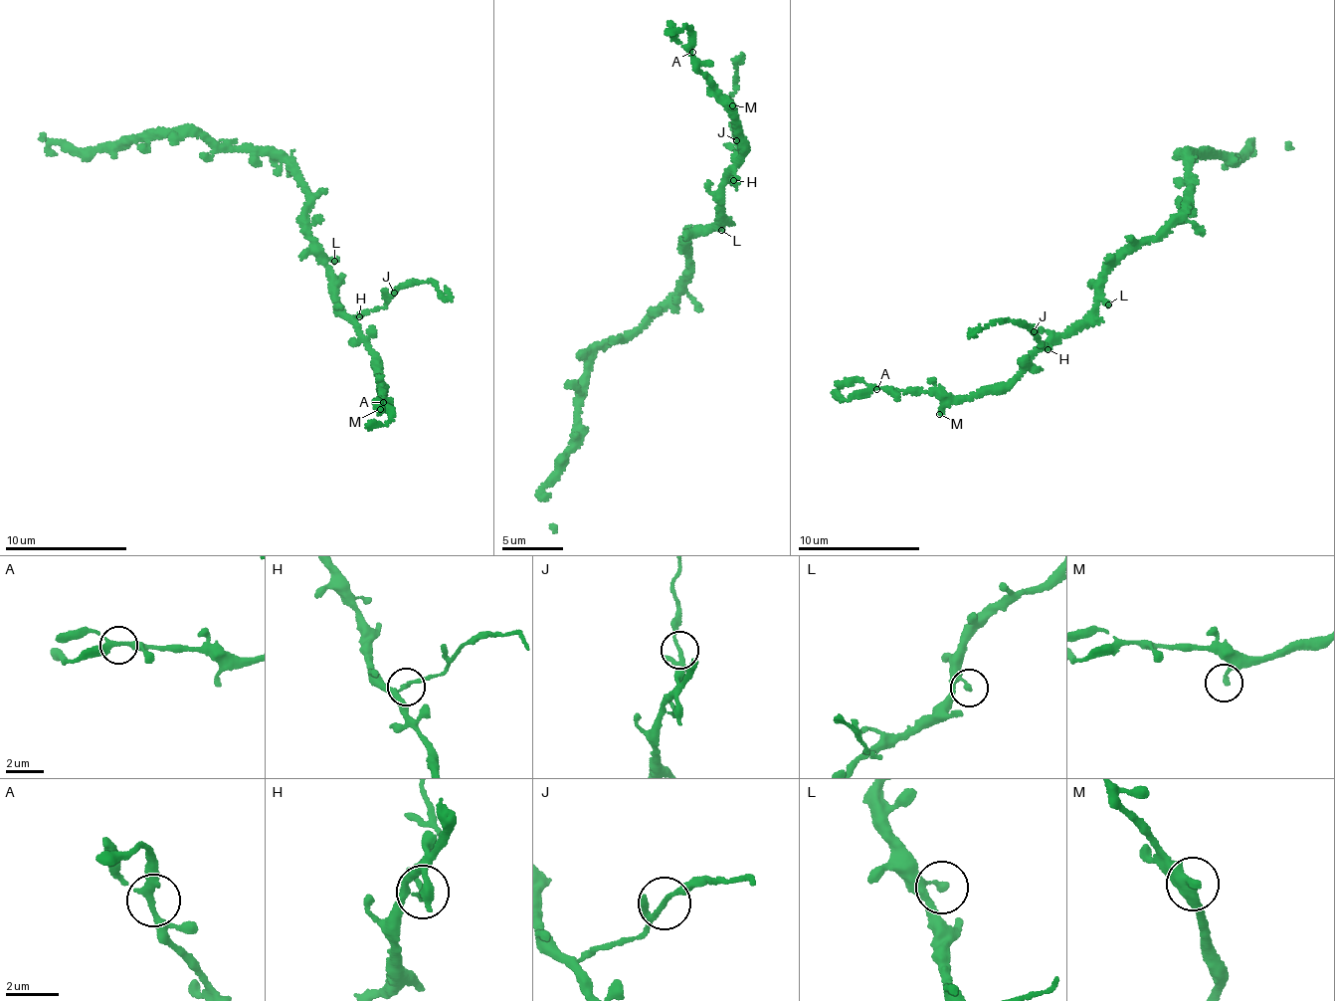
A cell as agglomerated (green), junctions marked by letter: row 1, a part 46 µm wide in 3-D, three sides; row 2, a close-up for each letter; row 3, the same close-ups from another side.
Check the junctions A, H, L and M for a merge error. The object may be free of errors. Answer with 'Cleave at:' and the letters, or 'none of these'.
Cleave at: H

